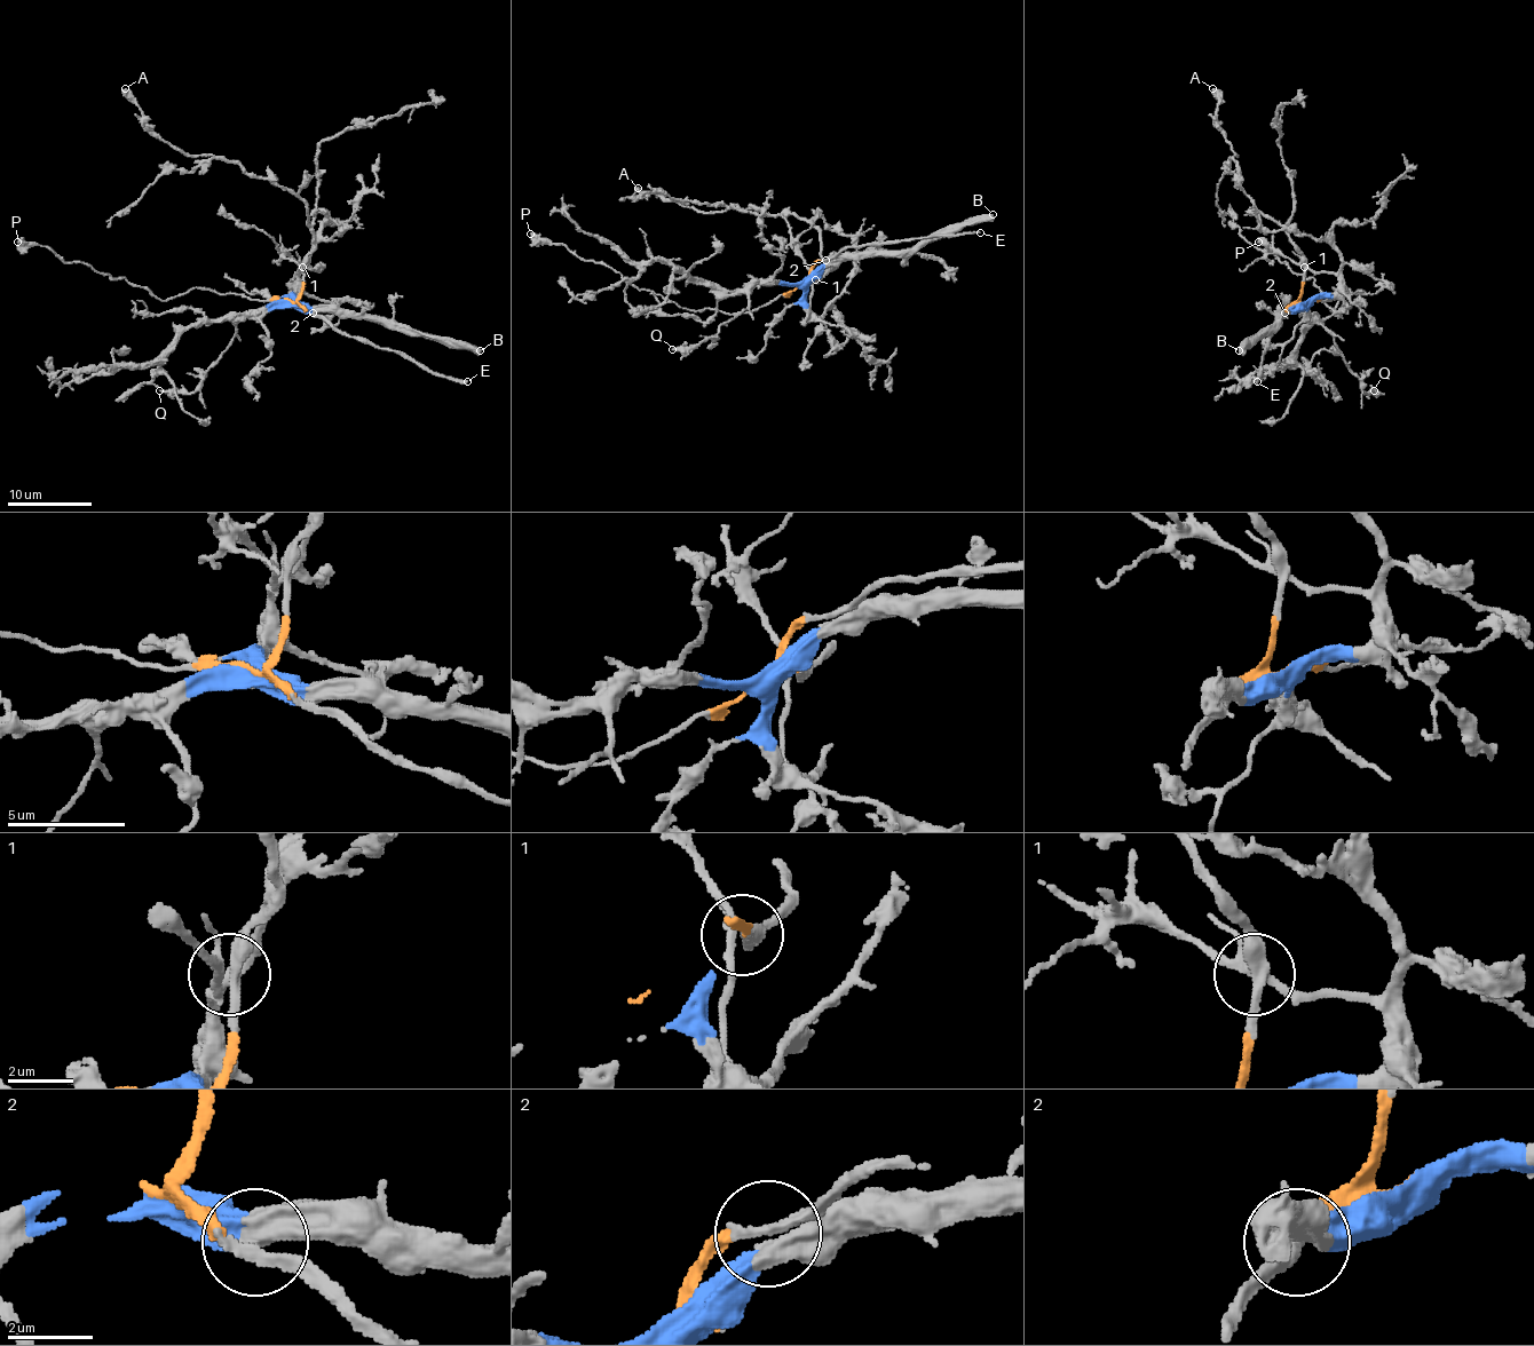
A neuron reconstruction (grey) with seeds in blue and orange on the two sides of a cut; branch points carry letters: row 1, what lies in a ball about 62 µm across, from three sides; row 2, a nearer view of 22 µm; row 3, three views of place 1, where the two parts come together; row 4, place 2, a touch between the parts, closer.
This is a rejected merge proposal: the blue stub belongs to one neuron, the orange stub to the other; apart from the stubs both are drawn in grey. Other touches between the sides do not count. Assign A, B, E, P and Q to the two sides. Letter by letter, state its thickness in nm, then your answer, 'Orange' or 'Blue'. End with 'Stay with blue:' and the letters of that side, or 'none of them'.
A: Thickness 440 nm. Orange
B: Thickness 600 nm. Blue
E: Thickness 220 nm. Orange
P: Thickness 500 nm. Orange
Q: Thickness 280 nm. Blue
Stay with blue: B, Q

